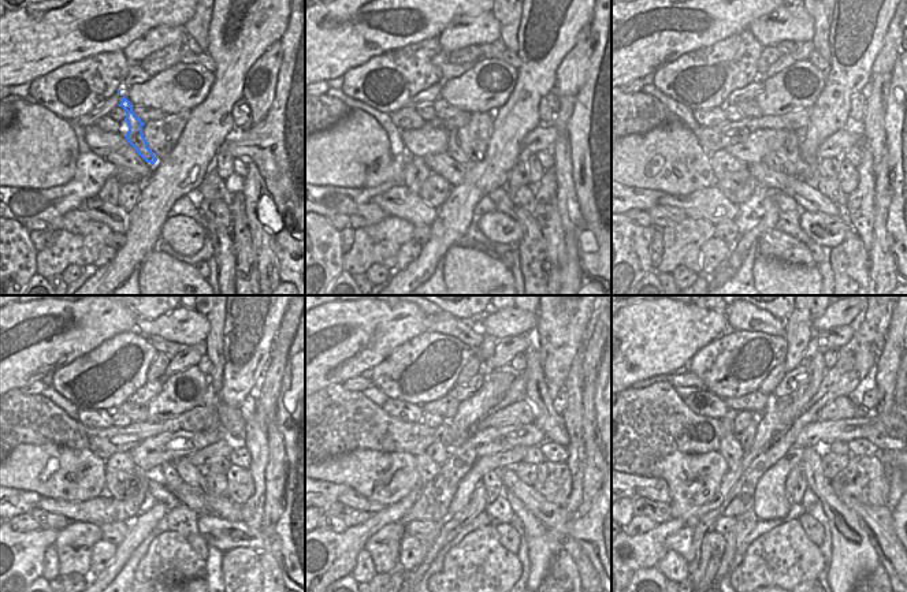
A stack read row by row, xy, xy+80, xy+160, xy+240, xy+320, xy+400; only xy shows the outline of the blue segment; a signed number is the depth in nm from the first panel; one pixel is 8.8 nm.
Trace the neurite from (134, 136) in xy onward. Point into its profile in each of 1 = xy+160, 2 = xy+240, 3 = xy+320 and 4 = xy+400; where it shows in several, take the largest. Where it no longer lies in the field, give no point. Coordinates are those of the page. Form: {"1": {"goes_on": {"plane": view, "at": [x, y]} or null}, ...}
{"1": {"goes_on": {"plane": "xy+160", "at": [770, 159]}}, "2": {"goes_on": {"plane": "xy+240", "at": [166, 473]}}, "3": {"goes_on": {"plane": "xy+320", "at": [491, 481]}}, "4": {"goes_on": {"plane": "xy+400", "at": [800, 487]}}}

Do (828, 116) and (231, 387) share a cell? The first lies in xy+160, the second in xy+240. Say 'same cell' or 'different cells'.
same cell

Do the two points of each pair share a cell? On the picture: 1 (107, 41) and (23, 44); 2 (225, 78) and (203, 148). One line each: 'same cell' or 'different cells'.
1: same cell
2: same cell

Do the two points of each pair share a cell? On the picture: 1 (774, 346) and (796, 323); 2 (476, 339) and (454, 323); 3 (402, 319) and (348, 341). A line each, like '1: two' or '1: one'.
1: two
2: one
3: one

